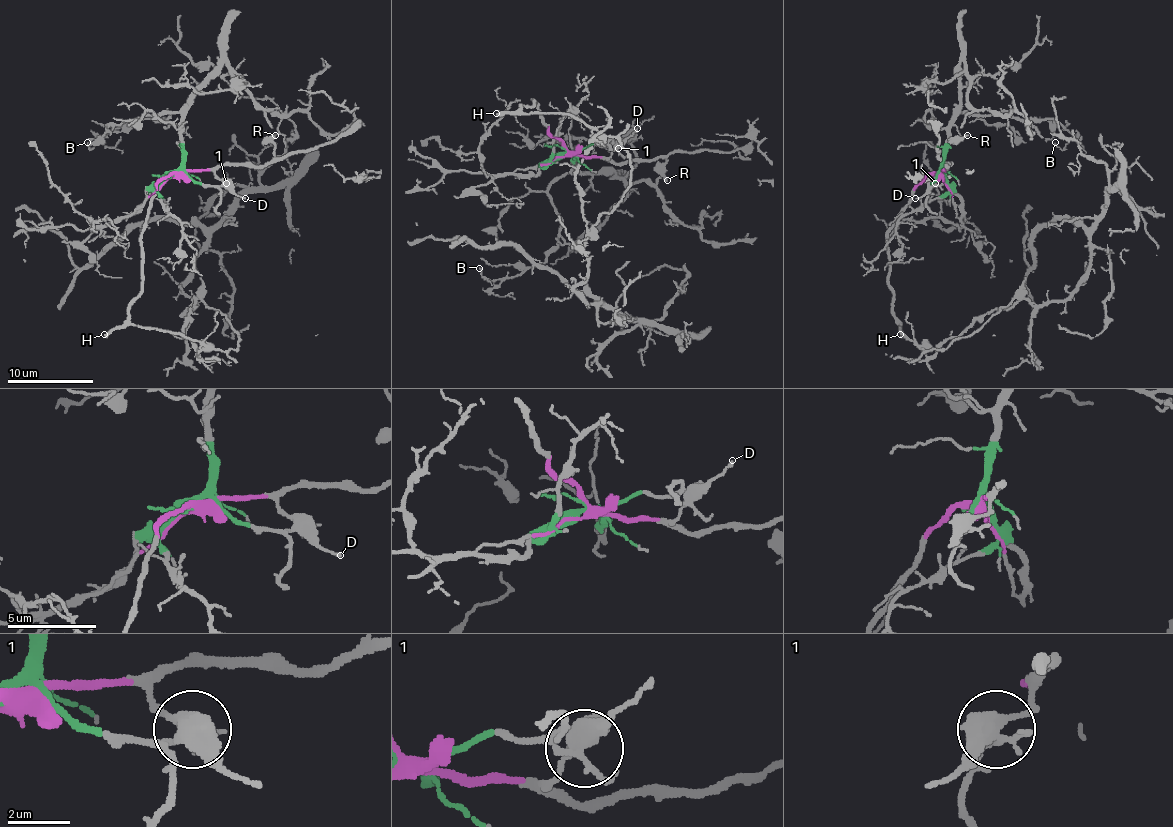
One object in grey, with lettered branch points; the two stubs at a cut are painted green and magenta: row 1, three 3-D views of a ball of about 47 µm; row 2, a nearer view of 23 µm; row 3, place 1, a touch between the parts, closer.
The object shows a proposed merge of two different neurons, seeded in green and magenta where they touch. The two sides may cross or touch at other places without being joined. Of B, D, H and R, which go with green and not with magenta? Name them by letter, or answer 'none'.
B

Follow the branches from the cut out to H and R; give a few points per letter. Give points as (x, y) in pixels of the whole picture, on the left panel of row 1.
H: (174, 176), (168, 176), (157, 185), (142, 234), (142, 290), (130, 307), (127, 320), (104, 335)
R: (174, 176), (185, 176), (192, 170), (213, 170), (224, 165), (262, 165), (269, 161), (275, 146), (275, 135)

